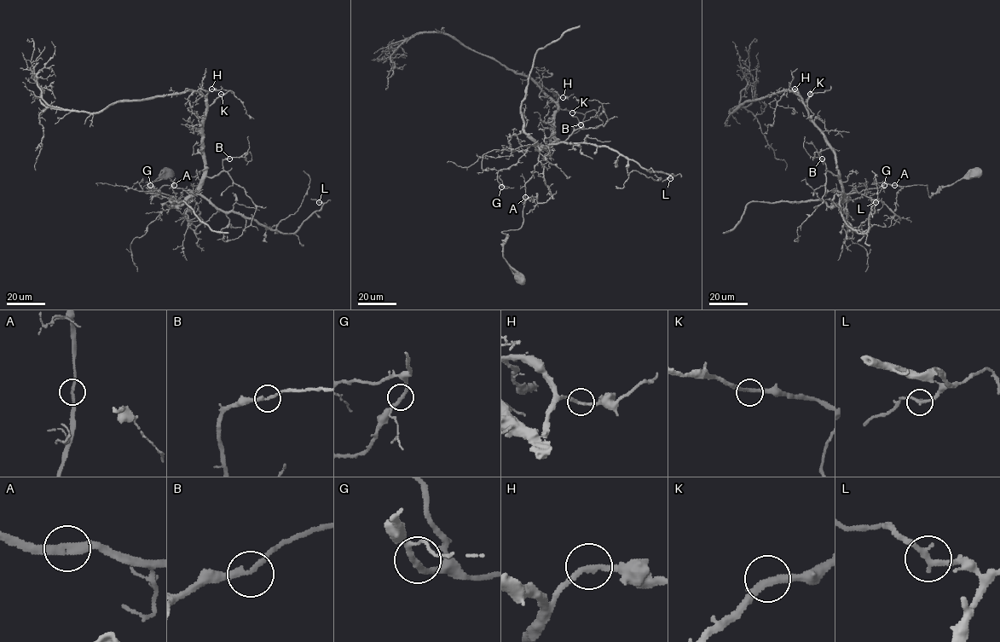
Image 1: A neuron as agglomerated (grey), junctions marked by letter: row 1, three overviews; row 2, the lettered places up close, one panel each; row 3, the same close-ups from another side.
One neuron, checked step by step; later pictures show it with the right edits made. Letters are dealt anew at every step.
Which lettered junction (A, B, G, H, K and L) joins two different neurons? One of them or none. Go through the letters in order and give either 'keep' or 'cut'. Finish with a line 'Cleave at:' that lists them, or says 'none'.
A: keep
B: keep
G: keep
H: keep
K: keep
L: keep
Cleave at: none

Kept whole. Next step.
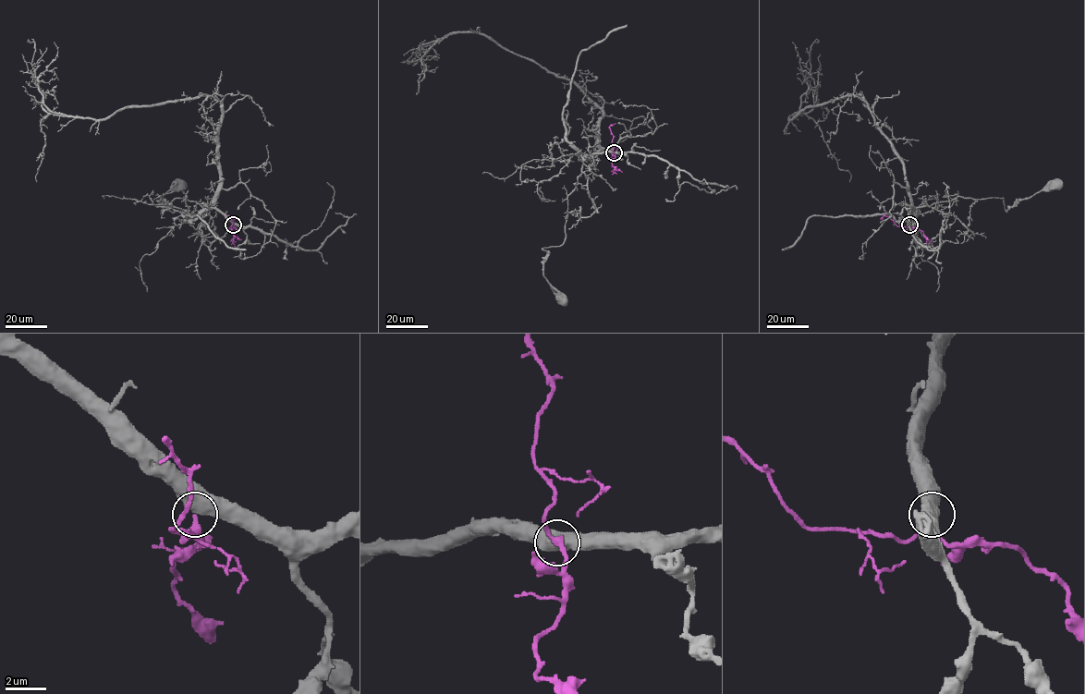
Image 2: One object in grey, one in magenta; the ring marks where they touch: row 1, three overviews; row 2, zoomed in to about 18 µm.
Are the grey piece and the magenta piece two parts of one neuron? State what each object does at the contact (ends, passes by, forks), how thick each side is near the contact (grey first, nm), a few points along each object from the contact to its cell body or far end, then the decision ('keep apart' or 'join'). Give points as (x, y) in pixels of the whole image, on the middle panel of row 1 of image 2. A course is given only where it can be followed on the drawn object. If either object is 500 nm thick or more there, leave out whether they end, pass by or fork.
700 nm thick on the grey side, 240 nm on the other; grey runs (614, 152), (584, 159), (567, 197), (566, 239), (542, 249), (547, 252), (543, 275), (562, 298); magenta runs (614, 152), (610, 126), (615, 124); join

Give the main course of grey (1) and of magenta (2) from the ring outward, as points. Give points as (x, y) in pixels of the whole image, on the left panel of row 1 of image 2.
1: (233, 225), (213, 208), (203, 208), (187, 196), (175, 198), (162, 211), (166, 208), (163, 196), (181, 185)
2: (233, 225), (232, 227), (229, 216), (235, 219)

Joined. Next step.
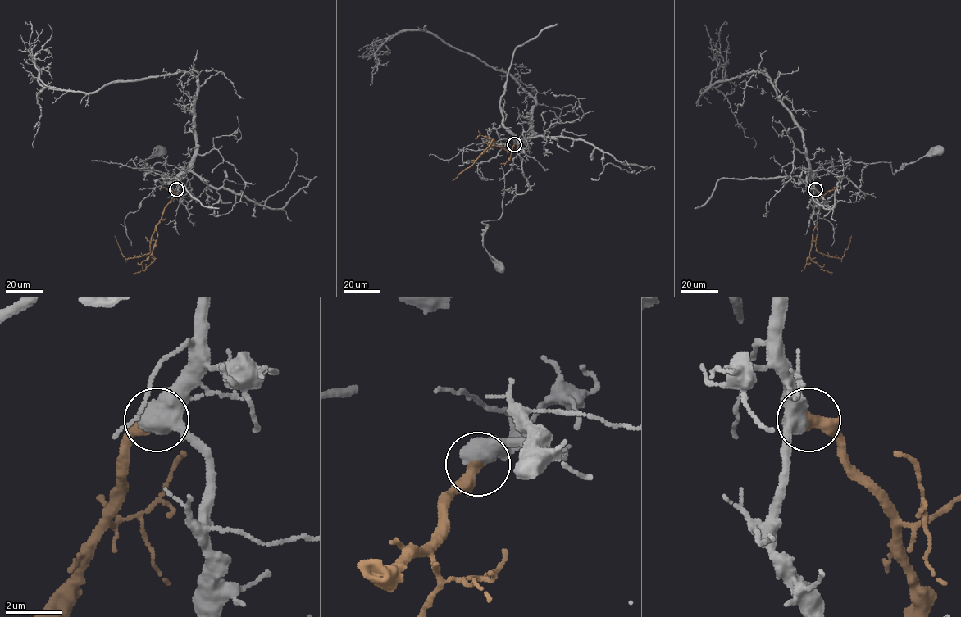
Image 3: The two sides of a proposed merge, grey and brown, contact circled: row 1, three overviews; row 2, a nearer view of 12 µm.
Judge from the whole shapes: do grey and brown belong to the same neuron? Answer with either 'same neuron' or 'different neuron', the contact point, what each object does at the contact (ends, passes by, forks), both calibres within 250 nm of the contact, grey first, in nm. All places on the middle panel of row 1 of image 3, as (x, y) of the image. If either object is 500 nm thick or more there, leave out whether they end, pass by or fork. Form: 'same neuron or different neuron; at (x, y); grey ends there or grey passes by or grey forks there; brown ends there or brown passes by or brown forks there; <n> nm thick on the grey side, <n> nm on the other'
same neuron; at (514, 144); 600 nm thick on the grey side, 480 nm on the other

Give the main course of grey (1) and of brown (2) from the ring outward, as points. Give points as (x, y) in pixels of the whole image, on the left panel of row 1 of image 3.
1: (176, 189), (181, 171), (166, 161), (156, 162), (144, 174), (148, 171), (145, 161), (161, 151)
2: (176, 189), (151, 238), (150, 252), (126, 259), (114, 235)

